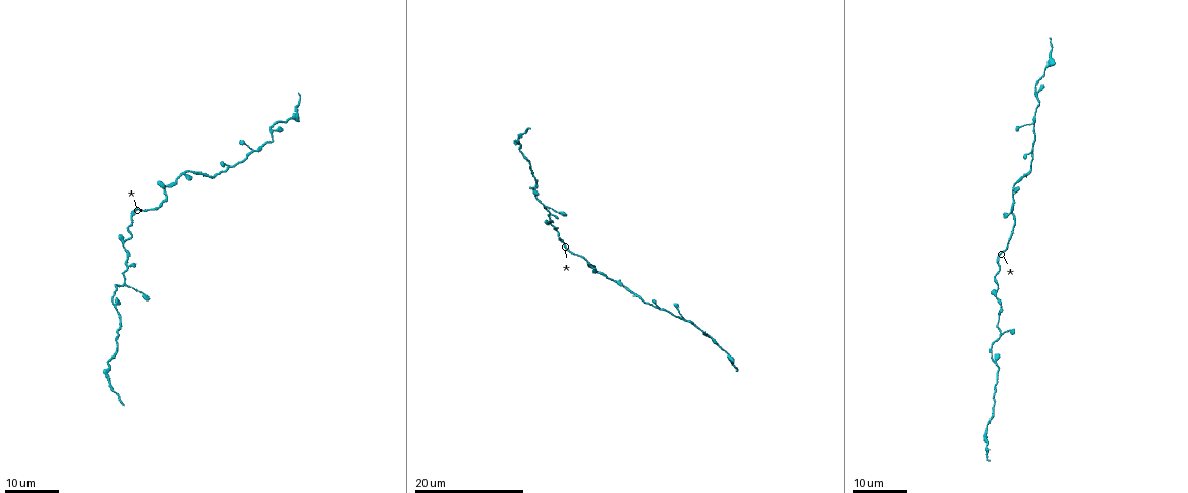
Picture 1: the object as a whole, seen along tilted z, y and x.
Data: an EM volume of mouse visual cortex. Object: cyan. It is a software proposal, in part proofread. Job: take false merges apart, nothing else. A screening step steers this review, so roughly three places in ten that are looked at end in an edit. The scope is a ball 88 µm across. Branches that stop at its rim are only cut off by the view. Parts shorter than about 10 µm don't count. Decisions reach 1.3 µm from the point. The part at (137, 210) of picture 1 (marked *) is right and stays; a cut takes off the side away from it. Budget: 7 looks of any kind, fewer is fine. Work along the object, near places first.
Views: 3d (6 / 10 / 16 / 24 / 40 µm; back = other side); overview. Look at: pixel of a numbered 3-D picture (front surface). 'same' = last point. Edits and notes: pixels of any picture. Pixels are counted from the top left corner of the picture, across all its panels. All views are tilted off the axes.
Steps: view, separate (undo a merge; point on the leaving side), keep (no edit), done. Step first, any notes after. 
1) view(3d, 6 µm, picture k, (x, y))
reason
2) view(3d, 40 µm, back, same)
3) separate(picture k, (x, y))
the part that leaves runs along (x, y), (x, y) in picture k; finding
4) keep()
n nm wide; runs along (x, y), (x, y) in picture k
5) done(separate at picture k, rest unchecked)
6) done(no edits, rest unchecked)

view(3d, 16 µm, picture 1, (1013, 215))

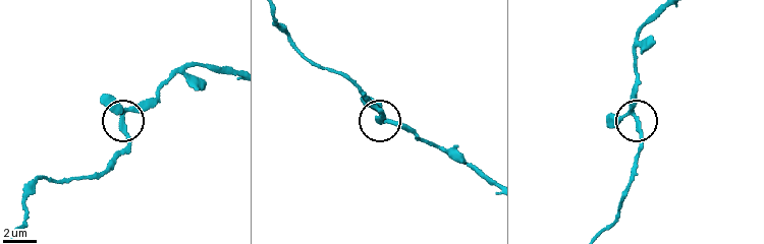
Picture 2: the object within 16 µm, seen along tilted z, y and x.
view(3d, 10 µm, picture 2, (123, 122))

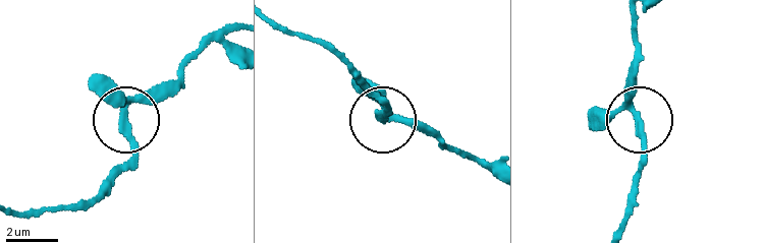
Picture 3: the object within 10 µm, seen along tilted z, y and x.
keep()
3 arms; runs along (271, 20), (332, 48), (384, 120), (437, 136) in picture 3; one neuron here

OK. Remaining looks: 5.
view(3d, 24 µm, picture 1, (999, 335))
calibre changes

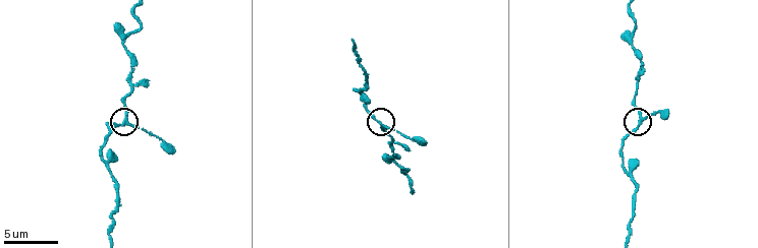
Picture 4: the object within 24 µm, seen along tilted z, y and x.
view(3d, 6 µm, picture 4, (640, 120))

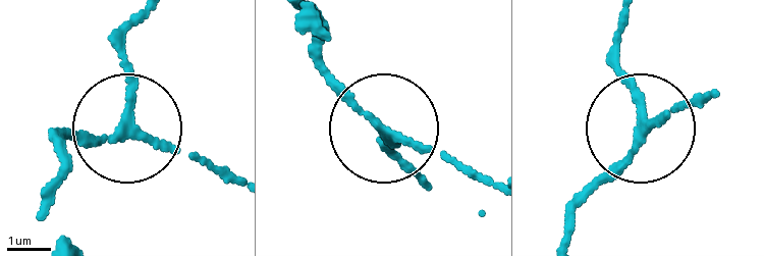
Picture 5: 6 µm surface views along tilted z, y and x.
keep()
160 nm wide; runs along (413, 173), (387, 130), (310, 54) in picture 5; all the same neuron

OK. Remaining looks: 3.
view(3d, 10 µm, picture 4, (389, 157))
thin neck

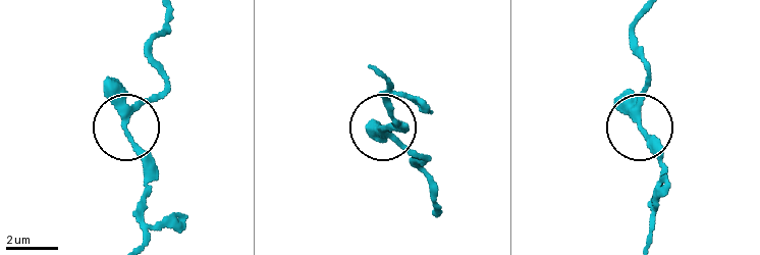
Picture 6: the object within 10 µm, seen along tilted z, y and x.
view(3d, 10 µm, back, picture 6, (644, 131))

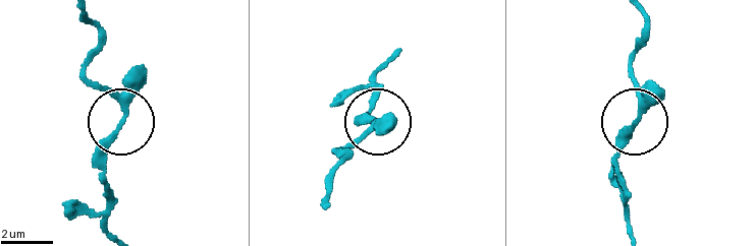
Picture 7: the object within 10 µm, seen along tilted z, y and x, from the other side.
keep()
runs along (85, 11), (100, 37), (88, 77), (121, 108), (99, 177) in picture 7; one neuron here

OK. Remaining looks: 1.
done(no edits, rest unchecked)

